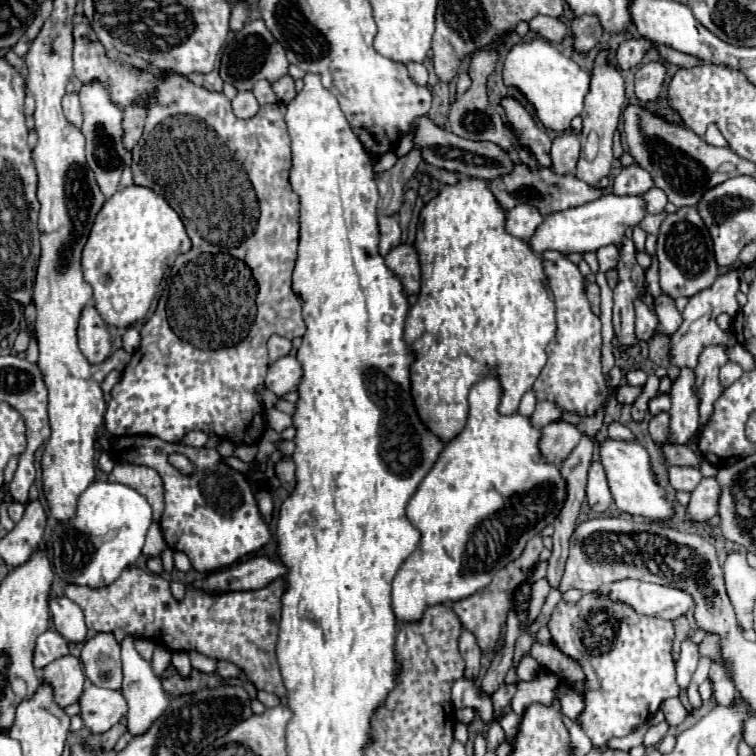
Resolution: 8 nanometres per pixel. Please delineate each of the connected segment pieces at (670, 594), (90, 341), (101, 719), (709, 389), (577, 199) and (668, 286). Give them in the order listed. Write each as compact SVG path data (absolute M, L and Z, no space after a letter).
M625 580L615 582L607 594L609 598L617 598L621 602L629 602L639 614L657 616L665 620L675 620L695 606L693 596L687 590L641 582L641 580Z
M85 306L79 320L79 350L89 360L89 364L105 362L111 354L111 336L107 324L93 306Z
M87 684L79 704L85 728L91 730L93 734L107 732L123 716L127 716L127 700L119 690L107 690Z
M707 346L701 356L699 362L695 366L695 376L697 376L697 392L699 392L699 422L705 424L709 414L713 412L713 402L721 396L723 386L719 382L719 368L729 362L727 356L729 348L727 346Z
M517 164L517 170L513 170L513 174L509 174L509 178L501 178L501 182L491 182L491 190L495 194L495 198L501 202L501 206L505 210L515 208L517 204L533 204L537 206L543 214L551 214L551 212L561 212L573 206L581 206L587 204L591 200L597 200L603 196L603 190L597 186L591 186L583 180L579 180L573 174L567 176L559 176L547 168L539 168L535 172L531 172L525 164Z
M679 208L675 214L669 214L657 234L657 258L659 258L659 282L661 282L661 290L673 298L679 296L693 296L699 290L705 290L713 284L713 280L717 278L717 262L713 256L713 240L711 234L703 222L703 218L699 216L699 212L695 208Z

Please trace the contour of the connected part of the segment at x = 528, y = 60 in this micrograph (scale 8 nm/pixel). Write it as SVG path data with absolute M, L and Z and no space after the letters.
M535 38L529 42L519 42L509 50L503 62L503 82L505 86L517 88L527 98L547 130L565 132L571 128L573 116L583 110L583 98L589 90L589 72L571 58L563 56L551 42Z

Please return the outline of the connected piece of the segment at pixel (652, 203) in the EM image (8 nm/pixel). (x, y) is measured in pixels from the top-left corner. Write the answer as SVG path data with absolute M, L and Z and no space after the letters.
M653 186L653 188L645 194L645 198L649 198L649 212L651 212L651 214L657 214L657 212L663 212L663 210L665 210L667 194L665 194L661 188Z

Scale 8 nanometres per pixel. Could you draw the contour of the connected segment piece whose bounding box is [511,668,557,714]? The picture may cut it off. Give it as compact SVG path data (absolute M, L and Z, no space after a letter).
M541 668L535 680L530 682L518 682L517 693L511 701L511 707L515 714L521 714L529 702L545 702L549 704L553 698L553 690L557 688L557 674L545 672L541 674Z

